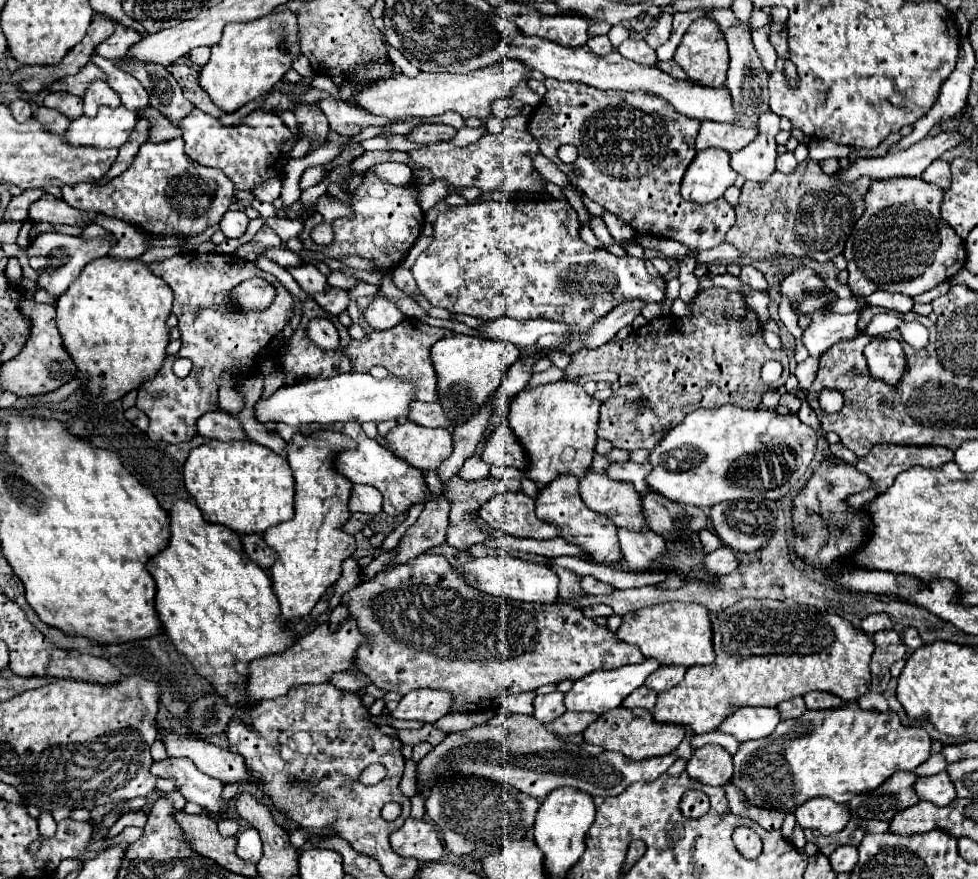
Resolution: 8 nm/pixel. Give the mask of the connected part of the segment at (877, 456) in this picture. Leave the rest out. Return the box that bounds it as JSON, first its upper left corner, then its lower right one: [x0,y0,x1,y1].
[857,445,953,493]

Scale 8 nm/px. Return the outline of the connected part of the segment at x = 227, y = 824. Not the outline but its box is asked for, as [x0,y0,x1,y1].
[219,819,239,837]

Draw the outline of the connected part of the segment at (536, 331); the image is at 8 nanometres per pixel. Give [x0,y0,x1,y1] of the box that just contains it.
[481,317,569,347]

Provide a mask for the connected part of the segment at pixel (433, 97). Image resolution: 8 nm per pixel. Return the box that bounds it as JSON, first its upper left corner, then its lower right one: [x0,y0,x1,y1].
[339,59,531,119]

